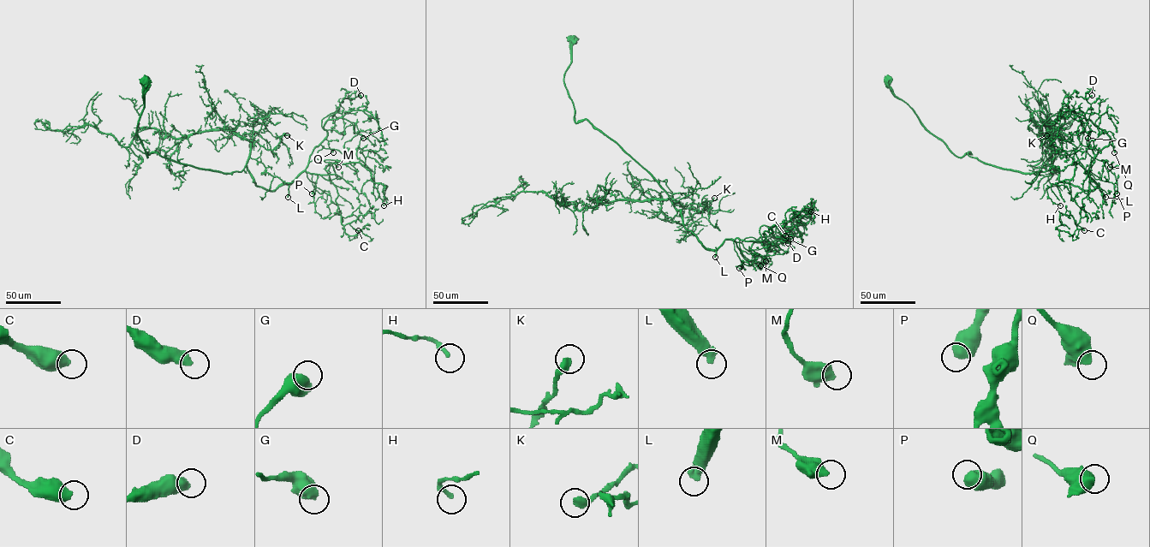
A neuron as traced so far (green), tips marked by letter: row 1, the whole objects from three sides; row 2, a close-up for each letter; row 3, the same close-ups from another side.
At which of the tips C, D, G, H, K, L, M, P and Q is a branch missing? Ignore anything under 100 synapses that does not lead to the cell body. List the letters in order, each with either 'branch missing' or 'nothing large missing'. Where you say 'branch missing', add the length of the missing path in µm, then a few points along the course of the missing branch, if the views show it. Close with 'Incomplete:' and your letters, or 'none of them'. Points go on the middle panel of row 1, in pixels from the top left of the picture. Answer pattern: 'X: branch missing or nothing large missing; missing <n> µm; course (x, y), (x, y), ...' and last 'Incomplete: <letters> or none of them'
C: nothing large missing
D: nothing large missing
G: nothing large missing
H: nothing large missing
K: nothing large missing
L: branch missing; missing 250 µm; course (715, 257), (709, 226), (705, 226), (722, 224), (731, 209), (754, 214), (802, 198), (810, 202)
M: nothing large missing
P: nothing large missing
Q: nothing large missing
Incomplete: L

